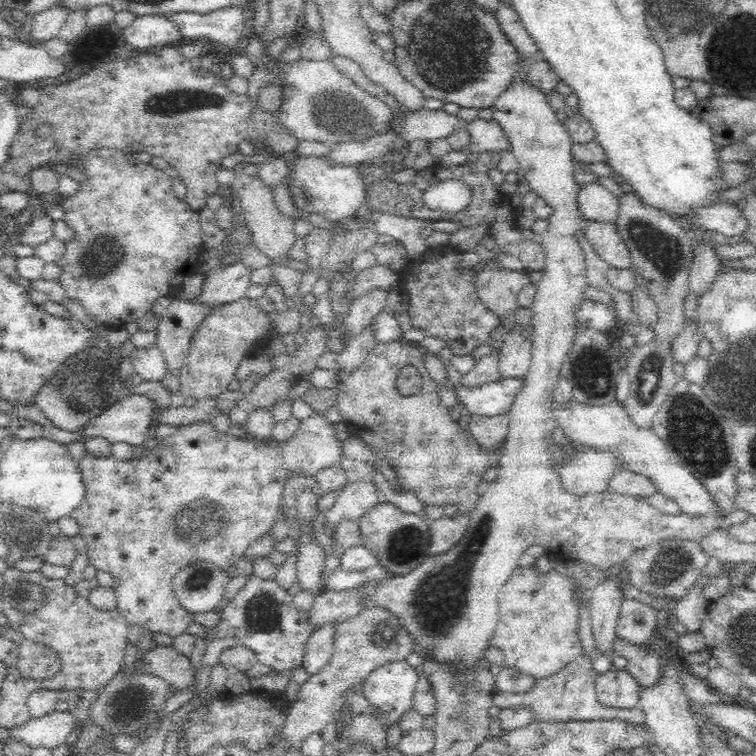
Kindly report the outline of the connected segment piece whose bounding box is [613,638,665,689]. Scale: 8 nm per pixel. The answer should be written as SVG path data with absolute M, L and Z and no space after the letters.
M616 638L613 651L627 660L625 670L636 679L640 688L653 688L665 676L664 665L655 654L648 654L625 639Z

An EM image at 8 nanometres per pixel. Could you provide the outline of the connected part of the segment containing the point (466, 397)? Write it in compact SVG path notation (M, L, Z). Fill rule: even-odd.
M503 378L472 388L460 384L455 391L470 414L494 417L509 412L522 384L521 378Z

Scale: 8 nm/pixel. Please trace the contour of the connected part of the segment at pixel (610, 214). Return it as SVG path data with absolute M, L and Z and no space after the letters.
M598 182L586 183L578 193L578 206L585 220L615 223L618 216L616 196Z

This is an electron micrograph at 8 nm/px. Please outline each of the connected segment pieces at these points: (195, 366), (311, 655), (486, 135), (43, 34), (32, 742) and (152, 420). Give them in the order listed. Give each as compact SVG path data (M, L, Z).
M245 297L234 302L221 304L198 326L194 336L192 336L190 348L180 368L179 392L185 399L192 397L198 400L220 396L220 394L228 390L228 385L235 379L236 370L240 362L244 358L250 358L256 354L261 355L260 350L263 346L270 344L268 340L270 340L270 336L274 336L268 330L270 328L270 315L262 311L257 304L258 301L250 301Z
M327 622L310 635L301 664L309 675L318 674L332 658L336 630L335 622Z
M476 118L467 124L467 132L471 137L471 148L477 154L483 152L500 152L509 150L510 146L505 132L496 119L484 120Z
M62 2L54 3L46 10L35 14L31 22L31 43L38 44L42 41L58 37L60 29L71 10Z
M67 710L52 711L40 718L29 718L26 724L9 730L7 736L20 739L32 748L54 749L65 744L68 734L74 731L76 715Z
M125 393L125 395L110 405L106 410L102 411L97 417L91 418L84 428L82 428L82 436L85 438L102 437L108 442L124 442L134 447L143 444L146 438L151 437L153 429L156 425L156 412L158 408L155 402L148 396L138 393Z

